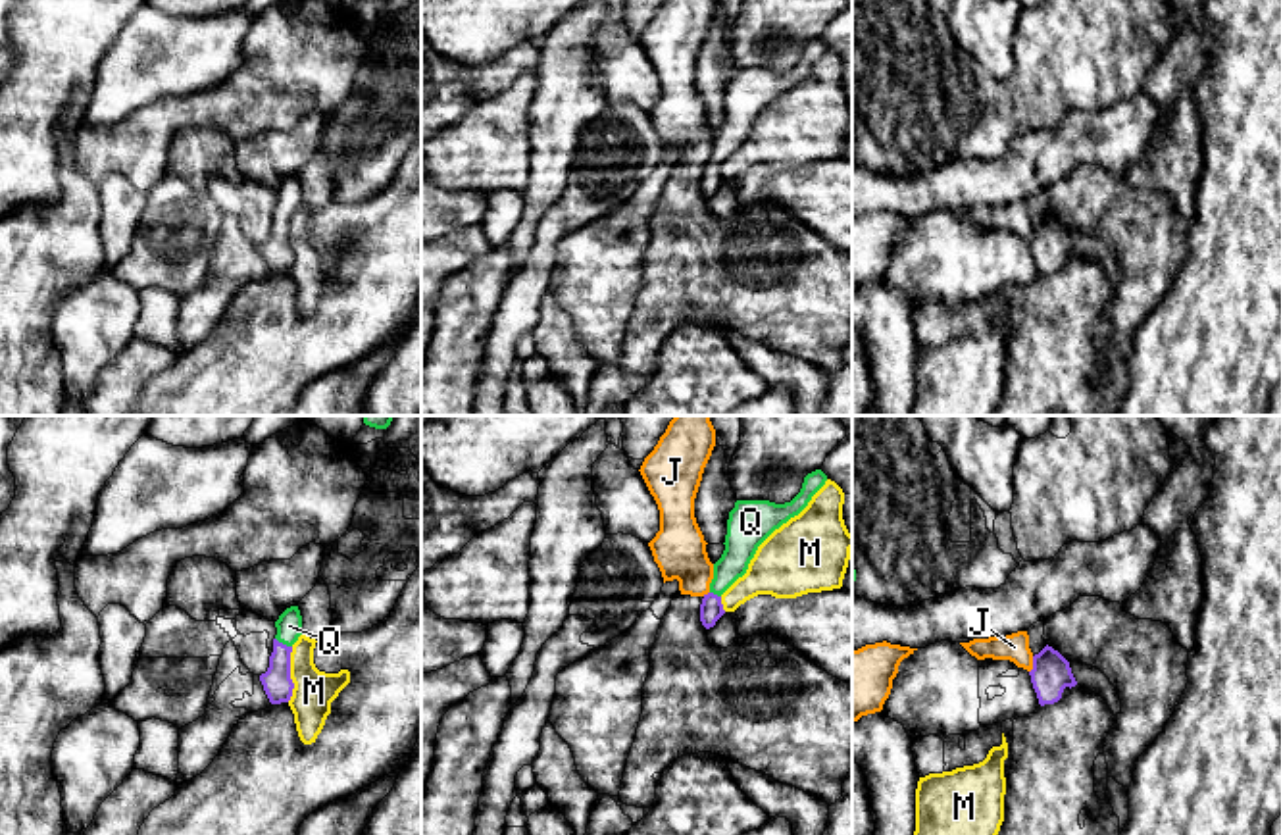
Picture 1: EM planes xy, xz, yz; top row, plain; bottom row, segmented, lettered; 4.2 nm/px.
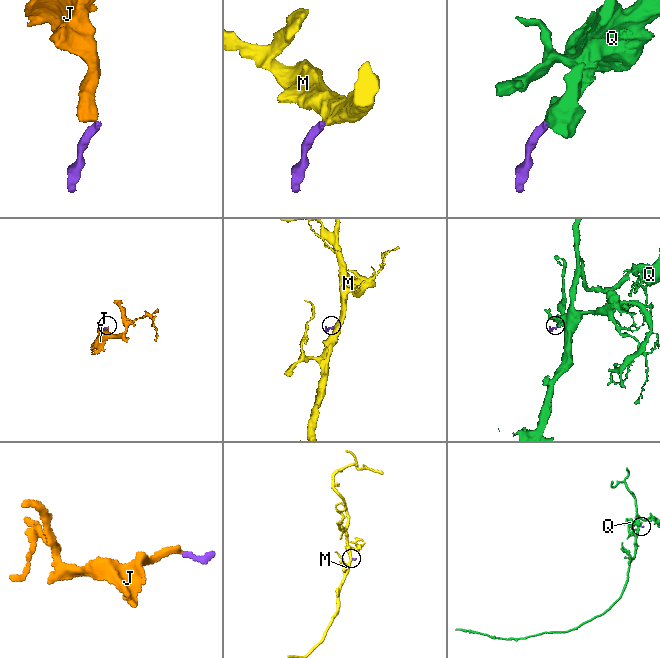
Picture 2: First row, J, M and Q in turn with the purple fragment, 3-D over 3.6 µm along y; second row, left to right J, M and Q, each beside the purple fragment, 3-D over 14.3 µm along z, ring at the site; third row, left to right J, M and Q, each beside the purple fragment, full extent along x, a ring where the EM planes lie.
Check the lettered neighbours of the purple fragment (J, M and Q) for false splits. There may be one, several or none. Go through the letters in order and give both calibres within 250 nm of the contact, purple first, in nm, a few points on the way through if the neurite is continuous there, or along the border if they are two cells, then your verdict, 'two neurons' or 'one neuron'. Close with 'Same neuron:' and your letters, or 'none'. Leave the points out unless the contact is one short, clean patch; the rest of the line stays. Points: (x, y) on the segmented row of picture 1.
J: 170/120 nm | along yz (1033, 657), (1029, 672) | two neurons
M: 120/170 nm | along xy (293, 647), (293, 695), (287, 701) | two neurons
Q: 120/110 nm | across xy (277, 683), (281, 643), (289, 626) | one neuron
Same neuron: Q

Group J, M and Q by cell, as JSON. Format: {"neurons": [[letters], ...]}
{"neurons": [["J"], ["M"], ["Q"]]}

